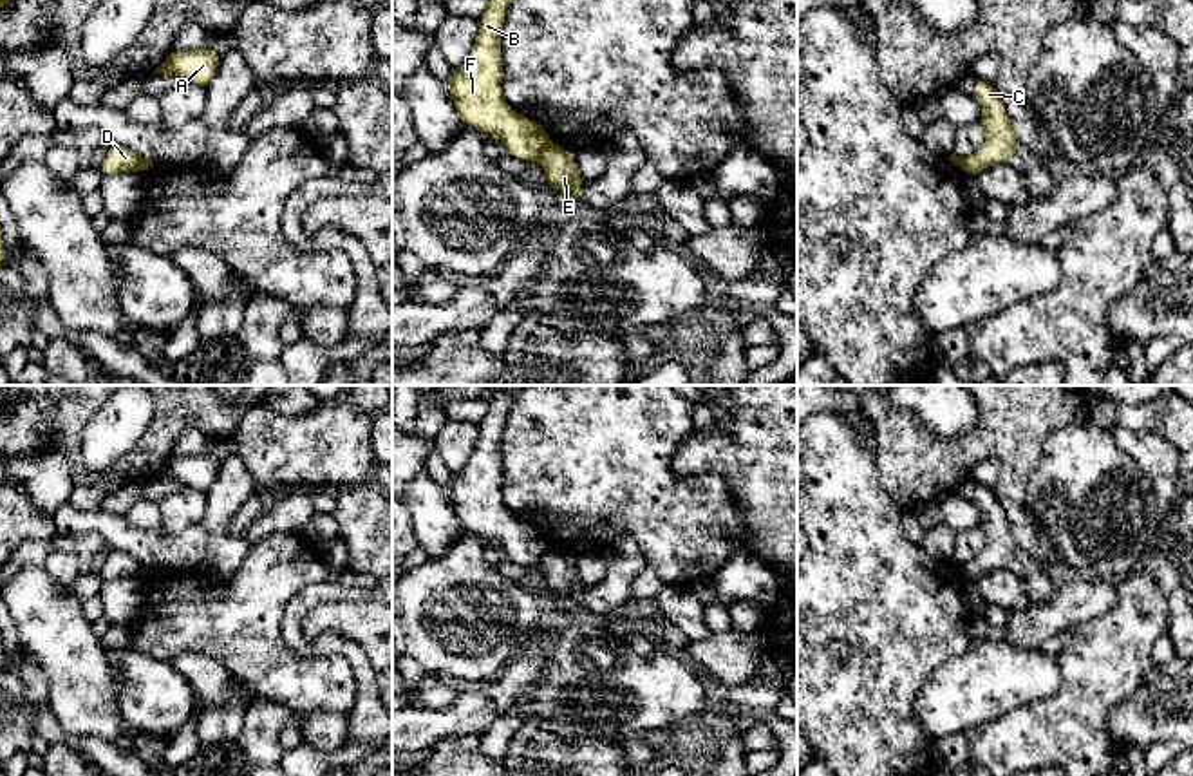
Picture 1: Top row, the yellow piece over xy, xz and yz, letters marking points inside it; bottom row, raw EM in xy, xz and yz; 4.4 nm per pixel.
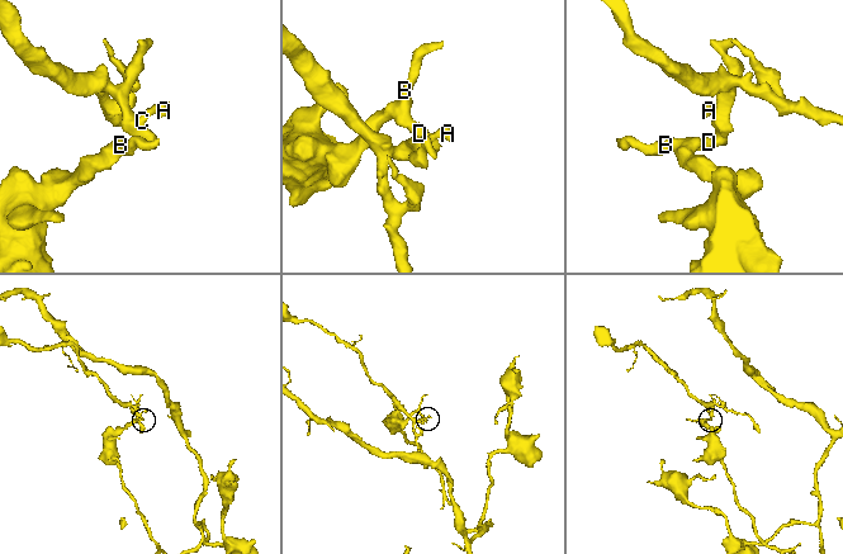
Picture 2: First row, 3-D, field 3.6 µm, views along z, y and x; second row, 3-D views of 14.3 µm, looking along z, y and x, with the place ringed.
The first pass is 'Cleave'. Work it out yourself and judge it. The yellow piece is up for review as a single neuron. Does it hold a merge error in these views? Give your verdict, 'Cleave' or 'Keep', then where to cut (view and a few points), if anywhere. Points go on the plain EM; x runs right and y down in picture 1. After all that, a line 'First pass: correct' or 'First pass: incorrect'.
Cleave. Split along xz (552, 548), (539, 563)
First pass: correct

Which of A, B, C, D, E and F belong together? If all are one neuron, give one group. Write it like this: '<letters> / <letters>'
A C E / B D F

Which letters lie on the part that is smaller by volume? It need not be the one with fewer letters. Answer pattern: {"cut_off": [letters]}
{"cut_off": ["A", "C", "E"]}

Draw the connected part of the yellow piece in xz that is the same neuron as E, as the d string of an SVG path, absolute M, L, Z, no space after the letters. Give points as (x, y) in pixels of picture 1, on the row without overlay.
M548 550L540 561L540 570L551 593L582 602L580 590L586 586L578 579L577 563L568 554Z

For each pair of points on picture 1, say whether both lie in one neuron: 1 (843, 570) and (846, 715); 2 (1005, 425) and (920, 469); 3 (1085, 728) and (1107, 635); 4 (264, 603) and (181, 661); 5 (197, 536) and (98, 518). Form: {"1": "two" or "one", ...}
{"1": "one", "2": "one", "3": "one", "4": "two", "5": "one"}

